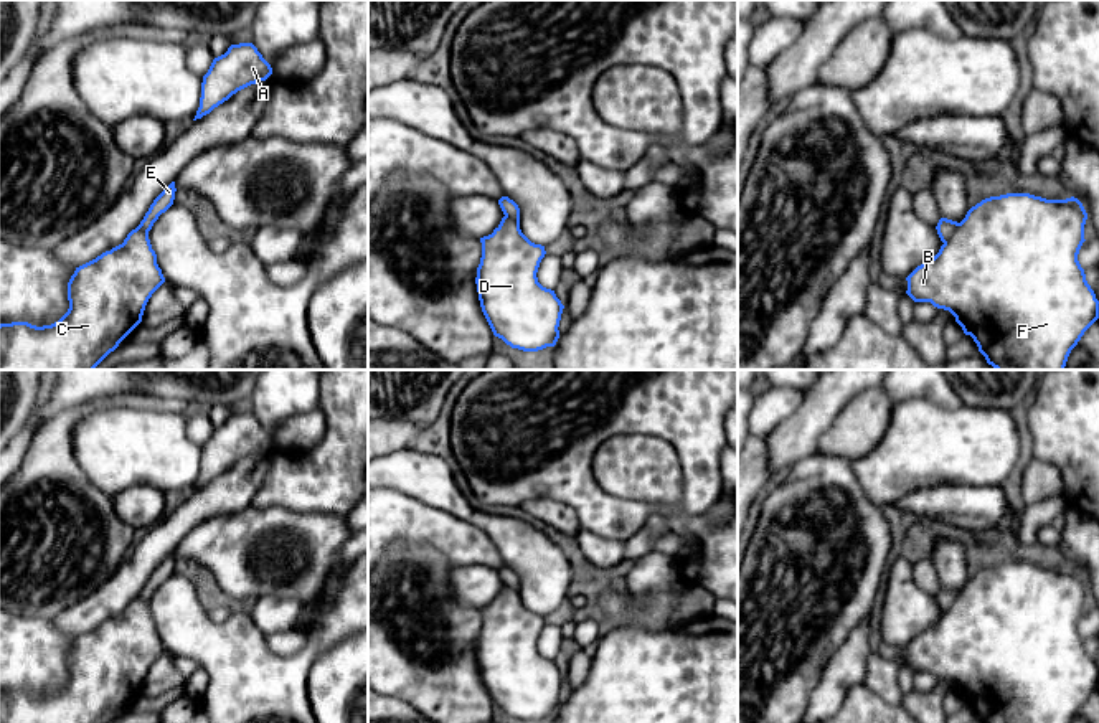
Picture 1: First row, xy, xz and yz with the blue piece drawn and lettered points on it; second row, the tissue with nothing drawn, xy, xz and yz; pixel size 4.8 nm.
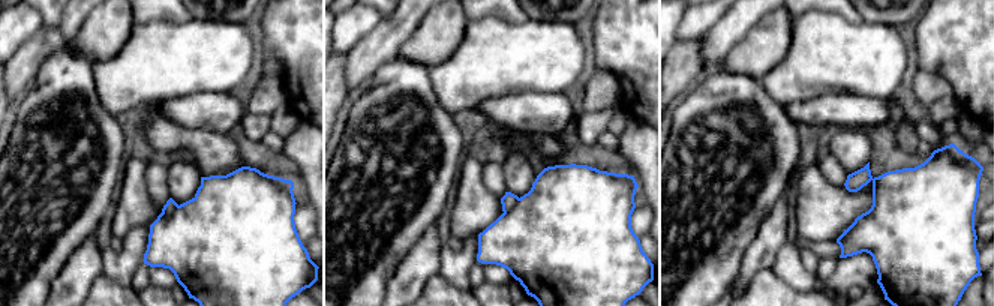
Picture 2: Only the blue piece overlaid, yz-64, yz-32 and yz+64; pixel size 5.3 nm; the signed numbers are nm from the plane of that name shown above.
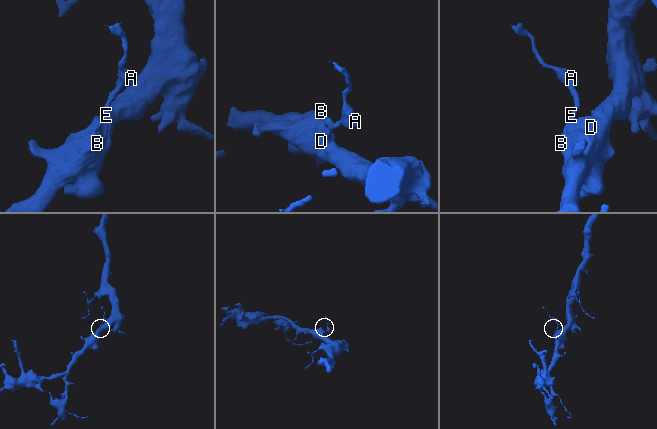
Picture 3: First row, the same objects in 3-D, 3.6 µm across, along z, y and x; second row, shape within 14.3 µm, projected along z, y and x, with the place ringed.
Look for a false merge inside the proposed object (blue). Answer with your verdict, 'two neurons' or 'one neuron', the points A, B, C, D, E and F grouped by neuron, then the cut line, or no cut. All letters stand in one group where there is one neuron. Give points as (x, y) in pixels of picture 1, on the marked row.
two neurons; groups A E / B C D F; cut yz (959, 223), (944, 243)

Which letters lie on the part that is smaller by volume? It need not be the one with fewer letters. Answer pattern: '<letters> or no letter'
A, E

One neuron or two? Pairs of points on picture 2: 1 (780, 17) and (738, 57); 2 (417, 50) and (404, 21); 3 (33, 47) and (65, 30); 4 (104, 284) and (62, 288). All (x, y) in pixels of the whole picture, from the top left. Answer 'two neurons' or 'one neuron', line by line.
1: one neuron
2: two neurons
3: one neuron
4: two neurons

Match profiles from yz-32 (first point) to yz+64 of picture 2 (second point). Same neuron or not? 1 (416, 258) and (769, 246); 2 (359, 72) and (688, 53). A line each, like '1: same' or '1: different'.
1: same
2: different

